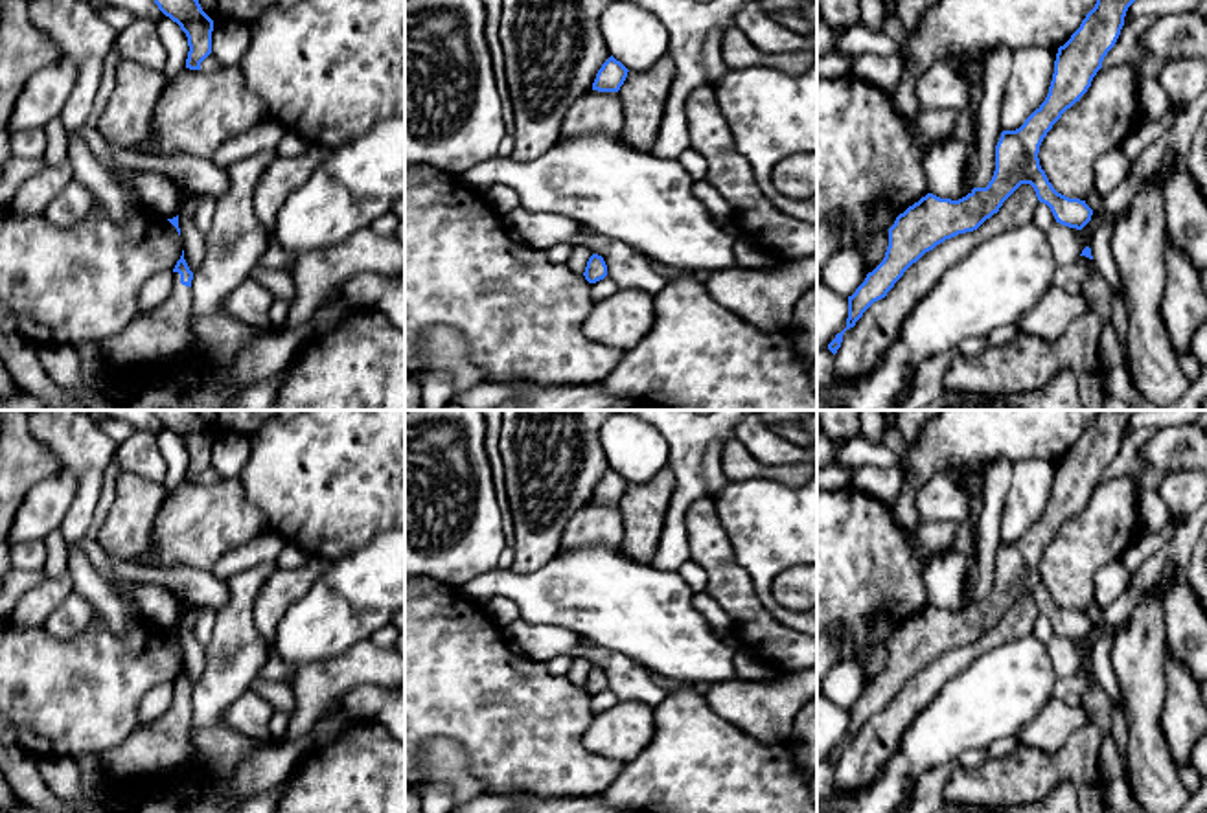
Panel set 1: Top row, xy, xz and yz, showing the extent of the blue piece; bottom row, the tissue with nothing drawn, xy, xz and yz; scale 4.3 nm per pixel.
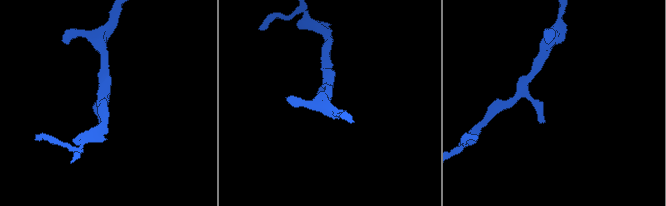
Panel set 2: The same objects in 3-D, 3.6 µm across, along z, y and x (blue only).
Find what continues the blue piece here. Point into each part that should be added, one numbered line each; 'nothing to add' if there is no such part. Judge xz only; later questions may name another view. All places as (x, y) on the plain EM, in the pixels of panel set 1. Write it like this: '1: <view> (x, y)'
1: xz (606, 699)

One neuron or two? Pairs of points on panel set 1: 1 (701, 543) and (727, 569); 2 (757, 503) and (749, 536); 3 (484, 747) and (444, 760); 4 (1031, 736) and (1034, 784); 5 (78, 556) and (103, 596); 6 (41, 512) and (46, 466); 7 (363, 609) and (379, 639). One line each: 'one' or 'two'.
1: one
2: one
3: two
4: two
5: one
6: two
7: two

